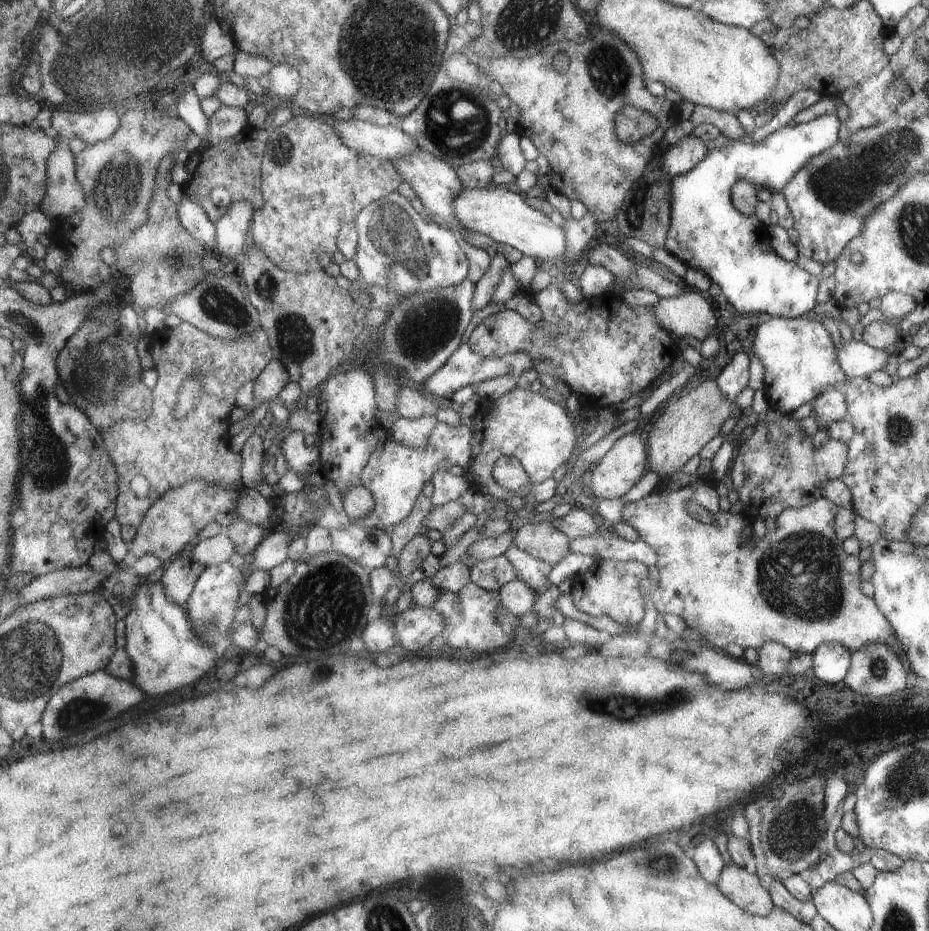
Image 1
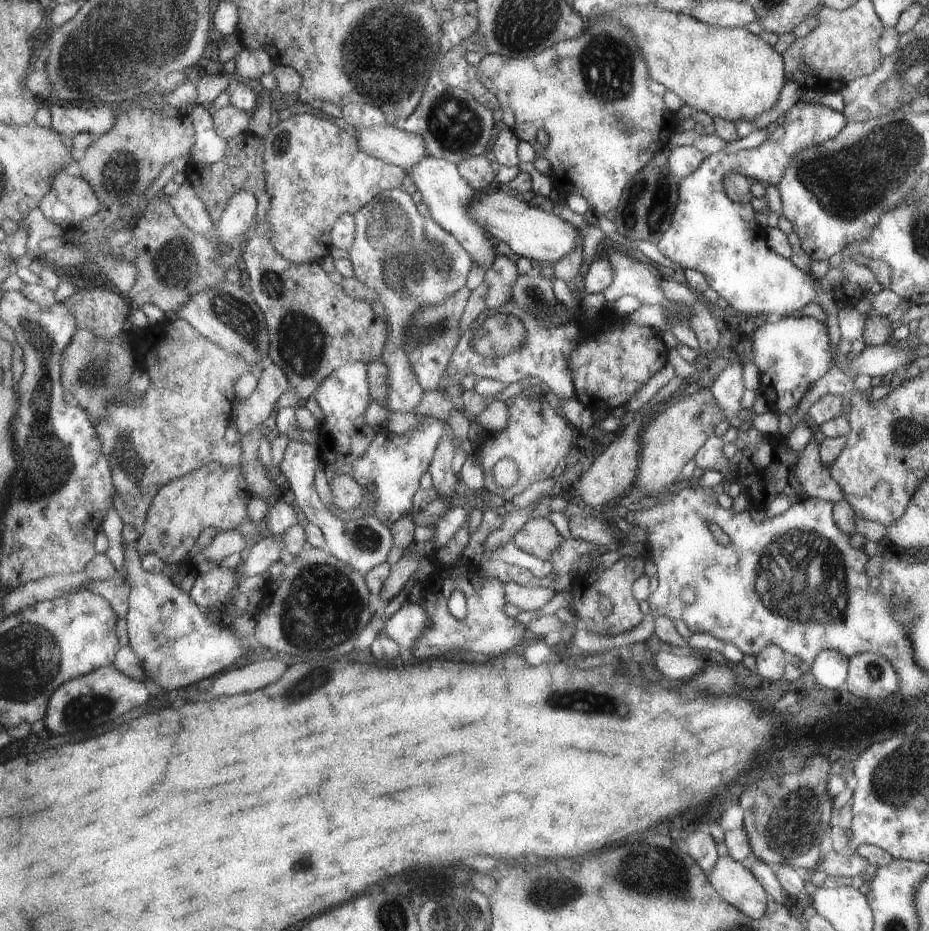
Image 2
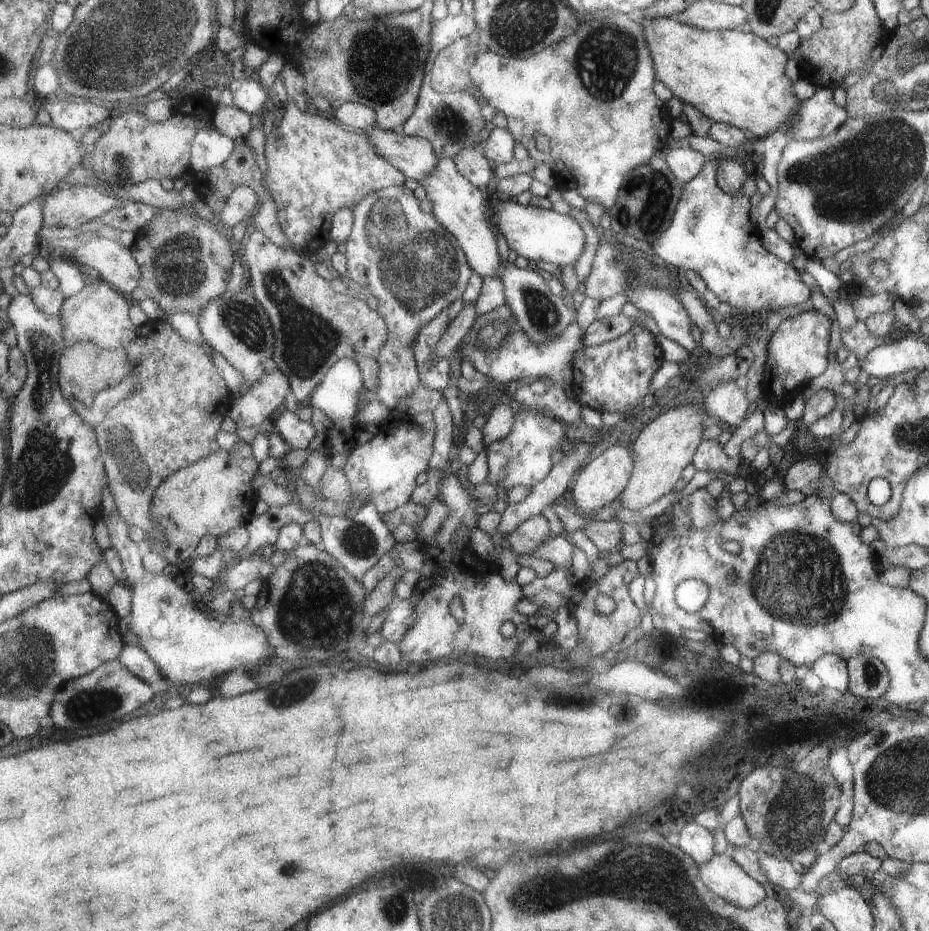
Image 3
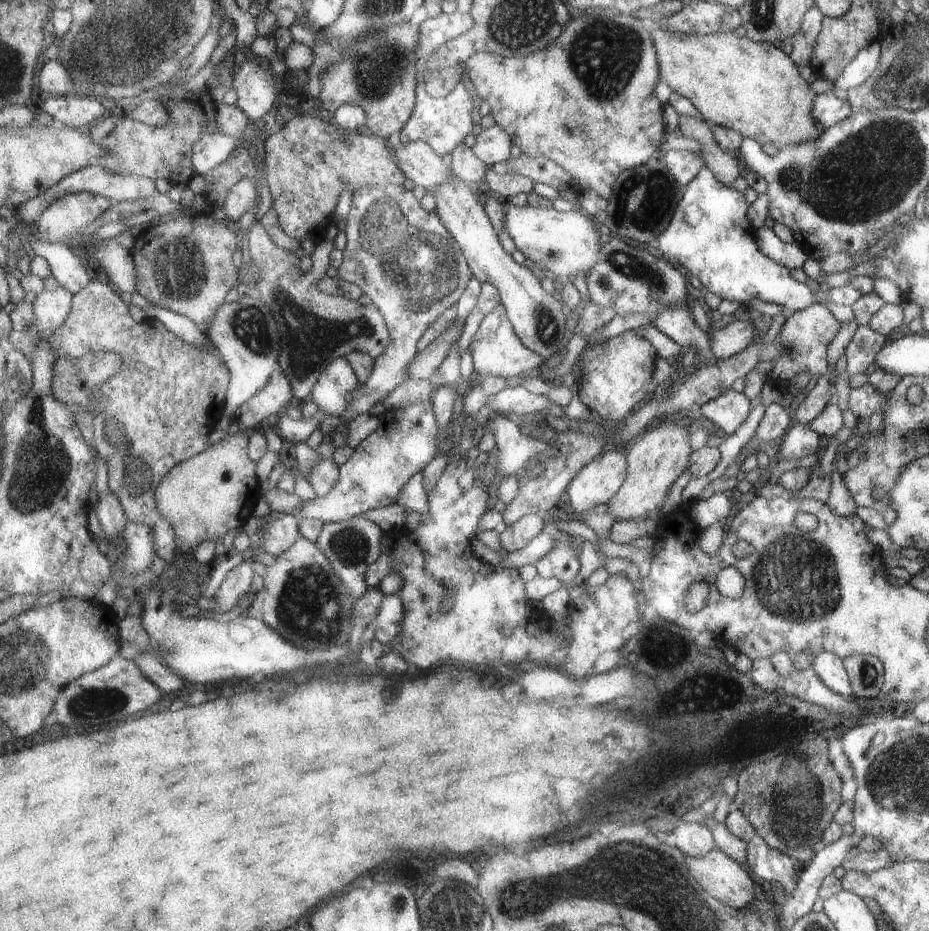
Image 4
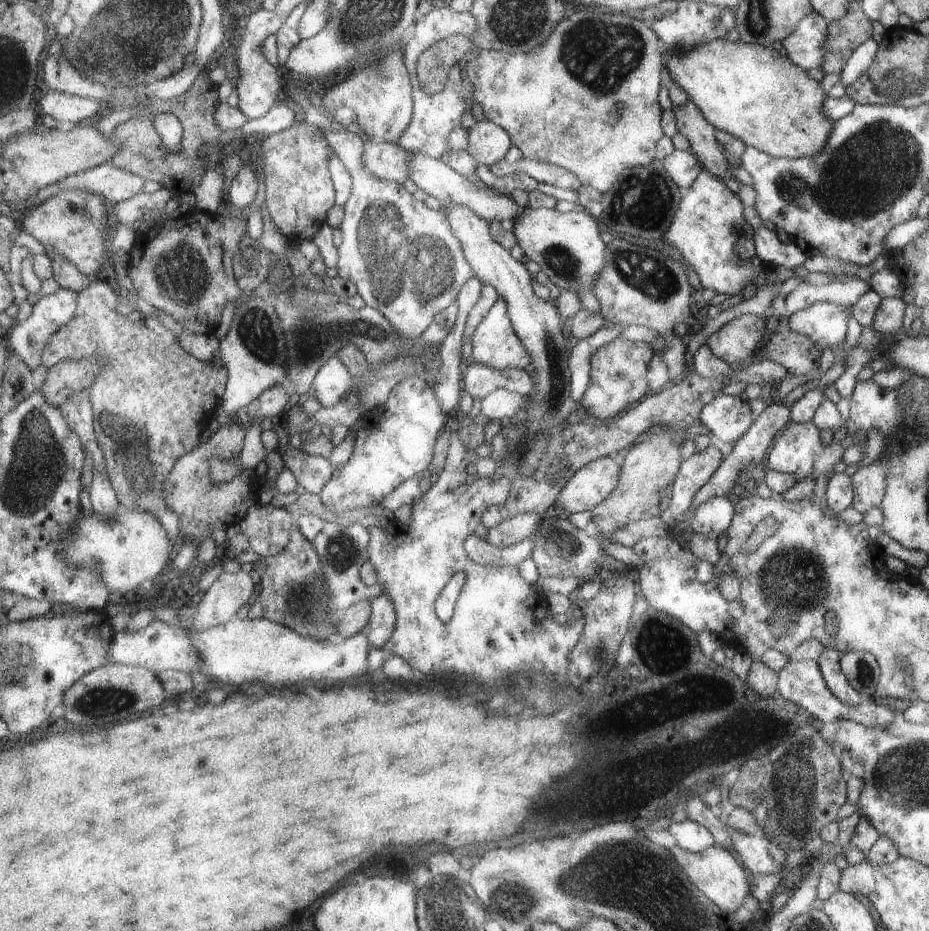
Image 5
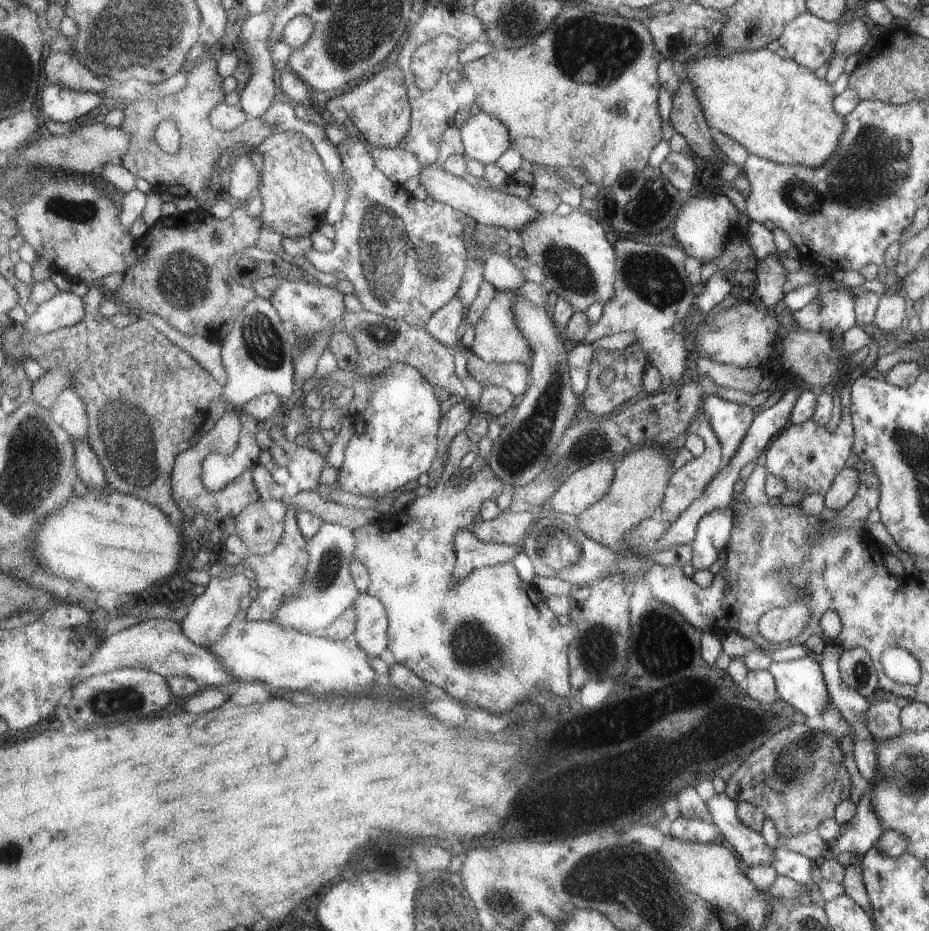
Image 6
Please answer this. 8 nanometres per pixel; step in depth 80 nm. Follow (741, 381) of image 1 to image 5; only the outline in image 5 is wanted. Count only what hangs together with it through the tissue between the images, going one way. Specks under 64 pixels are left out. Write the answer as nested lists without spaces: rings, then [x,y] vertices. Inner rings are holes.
[[[719,395],[708,402],[700,420],[719,440],[727,456],[753,424],[751,404],[743,396]]]

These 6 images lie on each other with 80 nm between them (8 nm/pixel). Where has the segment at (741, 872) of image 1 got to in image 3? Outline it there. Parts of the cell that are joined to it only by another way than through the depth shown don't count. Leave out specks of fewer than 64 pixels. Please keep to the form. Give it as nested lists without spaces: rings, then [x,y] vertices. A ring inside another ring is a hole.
[[[728,852],[716,854],[708,863],[698,864],[698,867],[699,876],[708,888],[720,897],[723,897],[723,900],[726,900],[728,903],[733,903],[744,909],[752,909],[772,895],[771,890],[767,886],[755,880],[750,874],[747,874],[747,871],[743,870],[743,867],[739,866],[738,862]]]

